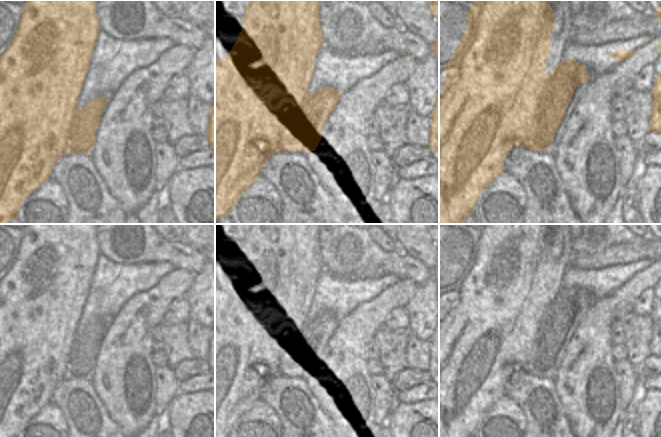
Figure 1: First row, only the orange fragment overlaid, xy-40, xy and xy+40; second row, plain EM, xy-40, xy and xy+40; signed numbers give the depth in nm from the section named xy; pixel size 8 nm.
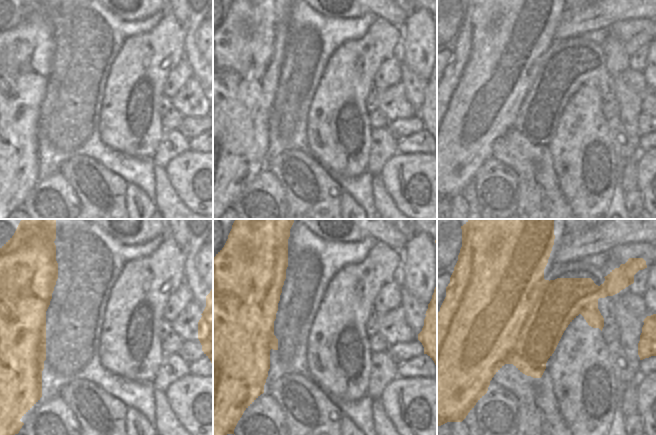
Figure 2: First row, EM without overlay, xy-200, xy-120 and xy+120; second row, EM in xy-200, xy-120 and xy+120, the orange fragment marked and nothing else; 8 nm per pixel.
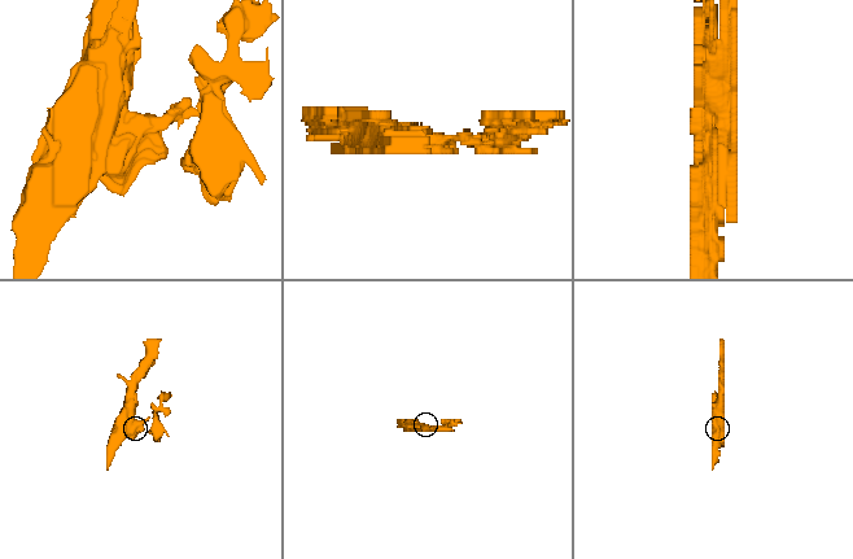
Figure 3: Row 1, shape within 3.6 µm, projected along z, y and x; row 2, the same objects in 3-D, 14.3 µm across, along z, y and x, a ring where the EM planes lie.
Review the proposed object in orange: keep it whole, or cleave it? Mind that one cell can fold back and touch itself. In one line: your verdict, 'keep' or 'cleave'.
cleave

